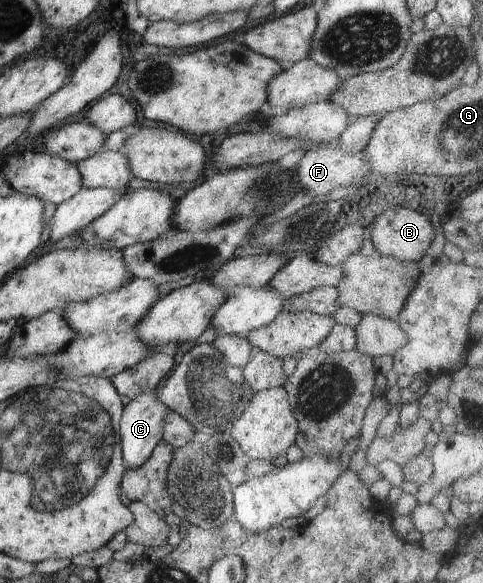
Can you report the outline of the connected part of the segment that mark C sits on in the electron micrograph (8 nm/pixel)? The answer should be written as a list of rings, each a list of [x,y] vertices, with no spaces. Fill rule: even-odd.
[[[158,390],[141,393],[131,398],[128,405],[124,406],[118,431],[126,470],[140,467],[150,459],[153,449],[163,440],[163,423],[169,411],[169,407],[160,399]]]

